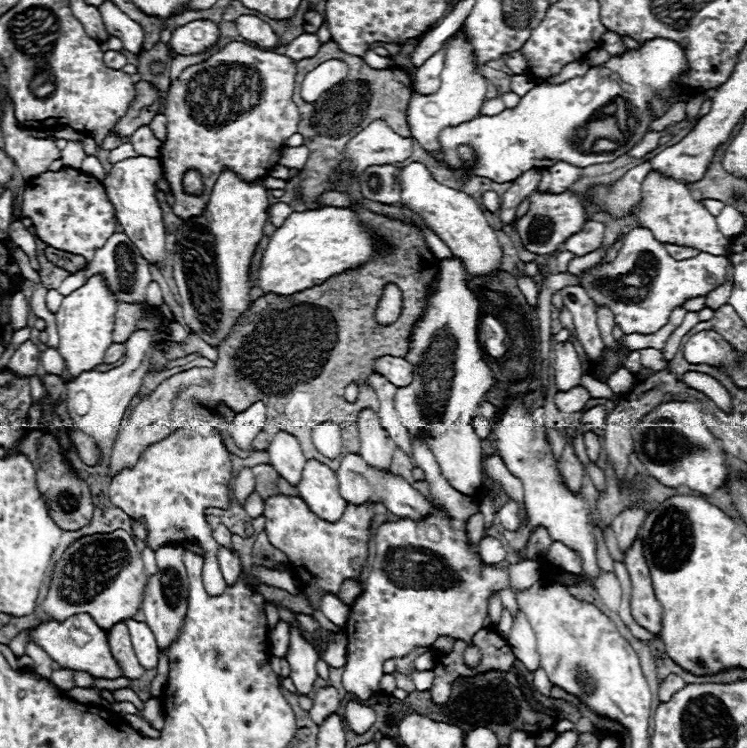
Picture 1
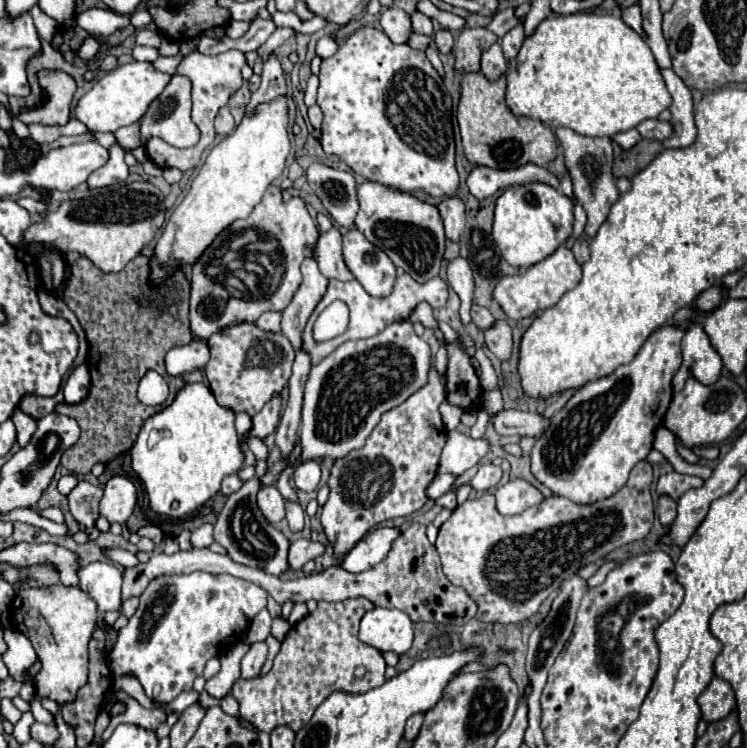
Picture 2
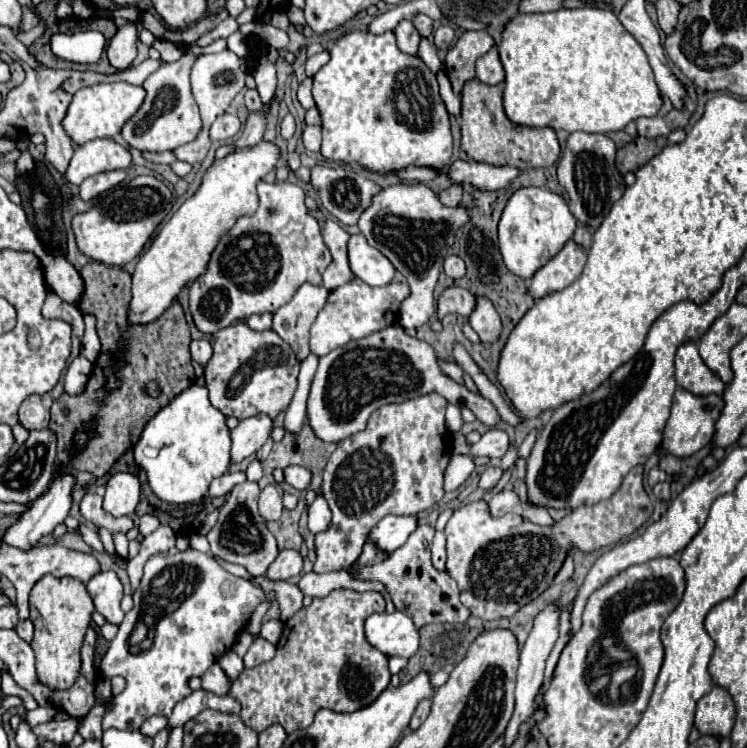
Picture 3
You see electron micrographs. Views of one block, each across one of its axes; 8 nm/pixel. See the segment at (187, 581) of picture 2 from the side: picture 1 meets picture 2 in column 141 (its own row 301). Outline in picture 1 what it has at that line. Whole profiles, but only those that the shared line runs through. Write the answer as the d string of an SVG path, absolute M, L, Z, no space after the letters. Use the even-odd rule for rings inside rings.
M632 228L624 238L624 246L618 256L602 268L582 272L580 276L584 276L584 280L580 286L586 288L596 304L610 306L614 320L624 334L648 334L662 328L668 322L670 310L674 306L682 306L686 298L706 296L716 286L724 284L728 264L730 260L726 256L712 256L706 252L678 262L648 228Z

